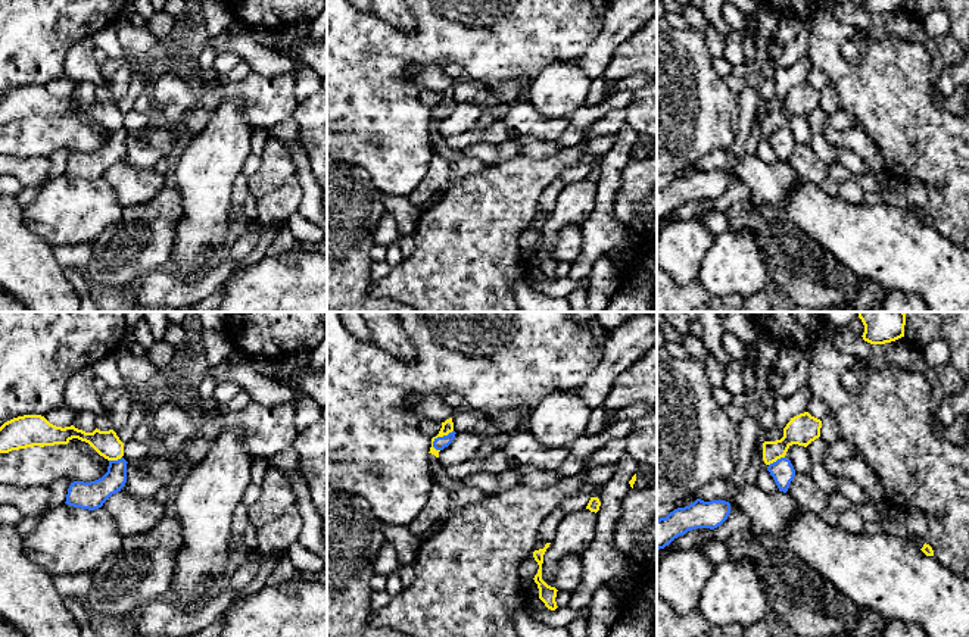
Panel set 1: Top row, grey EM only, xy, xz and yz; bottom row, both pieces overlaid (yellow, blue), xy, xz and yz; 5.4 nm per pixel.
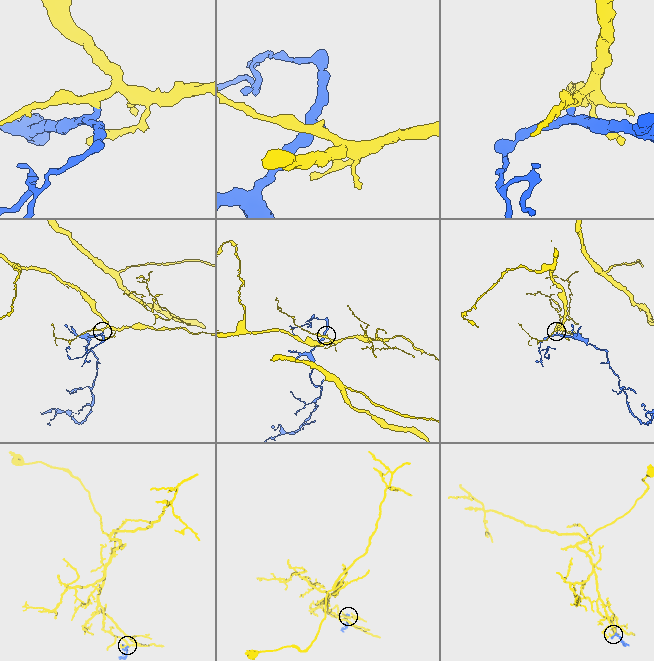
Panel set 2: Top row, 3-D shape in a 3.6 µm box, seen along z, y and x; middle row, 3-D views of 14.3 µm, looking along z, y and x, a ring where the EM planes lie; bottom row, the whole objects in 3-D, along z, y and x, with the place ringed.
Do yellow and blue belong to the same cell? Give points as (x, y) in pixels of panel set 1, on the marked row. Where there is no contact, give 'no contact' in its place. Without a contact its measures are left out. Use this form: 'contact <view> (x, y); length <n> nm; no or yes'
contact xz (441, 436); length 150 nm; no

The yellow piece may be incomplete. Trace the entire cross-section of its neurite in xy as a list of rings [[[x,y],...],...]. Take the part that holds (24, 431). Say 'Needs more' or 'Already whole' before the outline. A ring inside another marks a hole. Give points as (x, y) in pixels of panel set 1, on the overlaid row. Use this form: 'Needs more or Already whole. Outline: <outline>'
Already whole. Outline: [[[24,415],[4,422],[0,427],[0,453],[34,447],[68,444],[72,438],[88,443],[108,460],[124,456],[124,443],[113,430],[85,433],[71,427],[56,427],[41,415]]]

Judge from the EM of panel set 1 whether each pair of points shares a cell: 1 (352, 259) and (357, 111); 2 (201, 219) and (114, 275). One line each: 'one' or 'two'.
1: two
2: two

